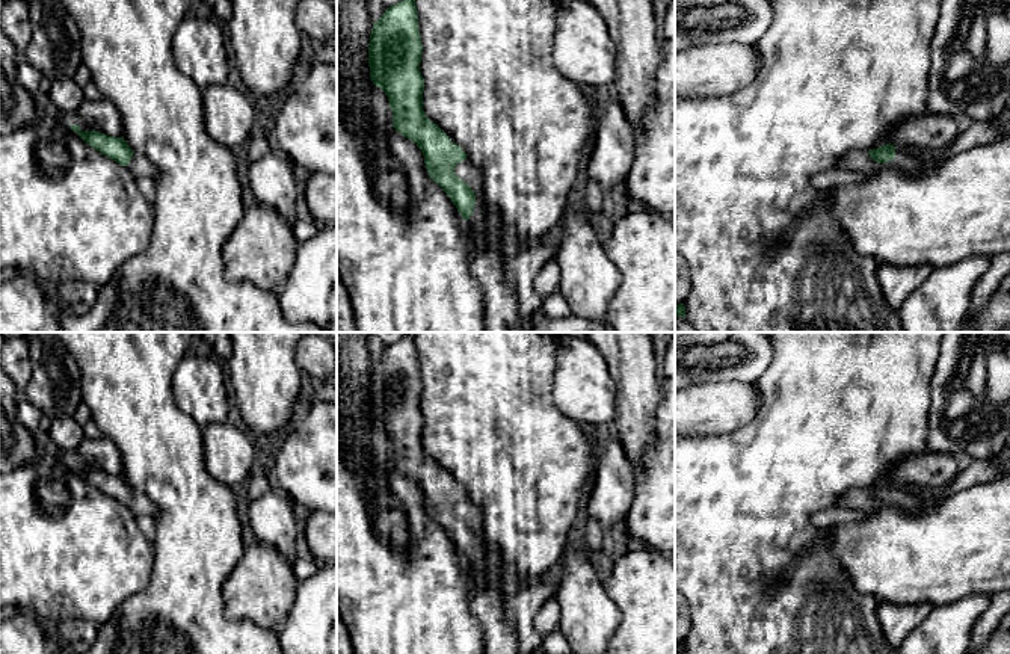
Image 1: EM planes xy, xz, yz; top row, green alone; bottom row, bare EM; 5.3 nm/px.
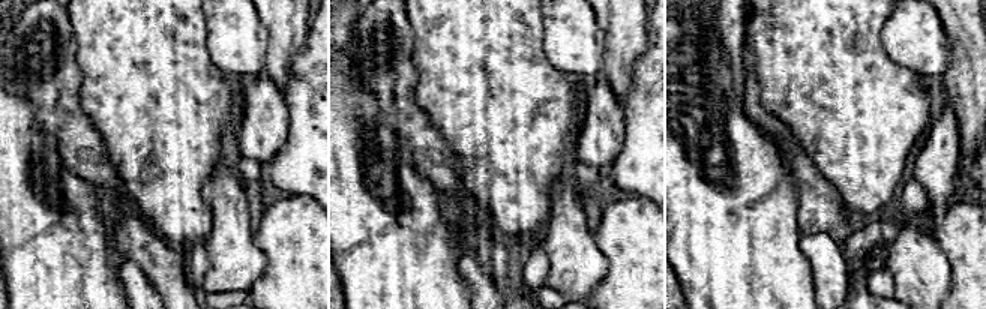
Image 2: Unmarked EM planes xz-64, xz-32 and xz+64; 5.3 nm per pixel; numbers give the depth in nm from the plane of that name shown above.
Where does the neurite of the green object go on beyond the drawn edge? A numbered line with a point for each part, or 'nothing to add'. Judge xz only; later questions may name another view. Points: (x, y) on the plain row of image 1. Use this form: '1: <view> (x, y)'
1: xz (483, 564)

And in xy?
1: xy (139, 503)

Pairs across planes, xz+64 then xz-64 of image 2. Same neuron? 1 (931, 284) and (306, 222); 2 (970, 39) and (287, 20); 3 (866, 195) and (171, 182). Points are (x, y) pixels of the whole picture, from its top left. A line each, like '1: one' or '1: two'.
1: two
2: one
3: one

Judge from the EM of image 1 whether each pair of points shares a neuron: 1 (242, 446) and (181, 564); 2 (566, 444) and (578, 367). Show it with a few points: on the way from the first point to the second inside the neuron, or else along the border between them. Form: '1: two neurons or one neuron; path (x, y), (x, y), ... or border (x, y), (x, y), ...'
1: two neurons; border (203, 452), (206, 470), (231, 488)
2: two neurons; border (551, 387), (554, 405), (589, 429)

